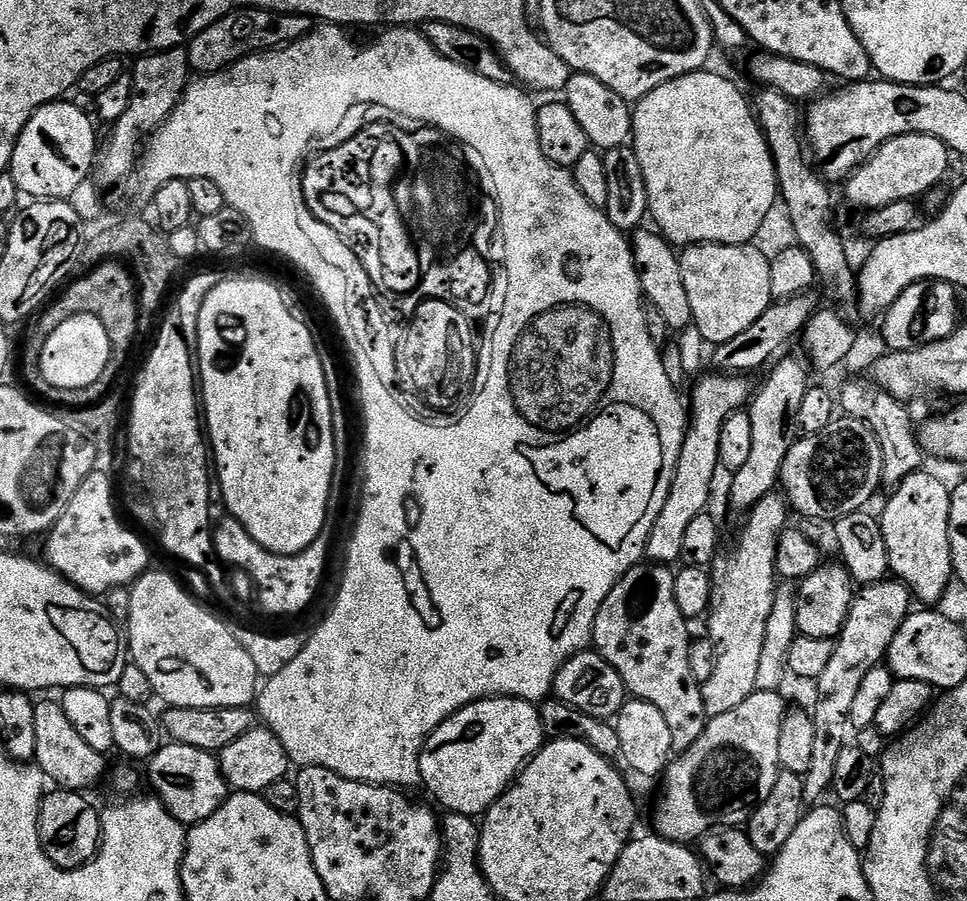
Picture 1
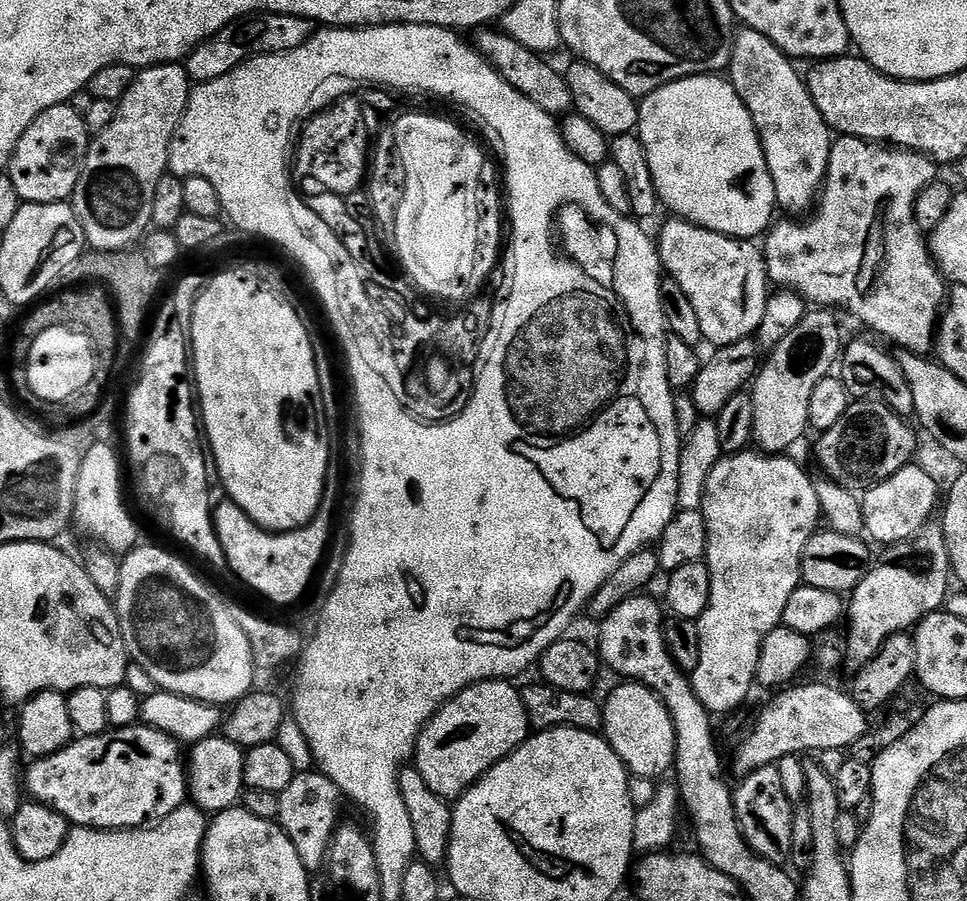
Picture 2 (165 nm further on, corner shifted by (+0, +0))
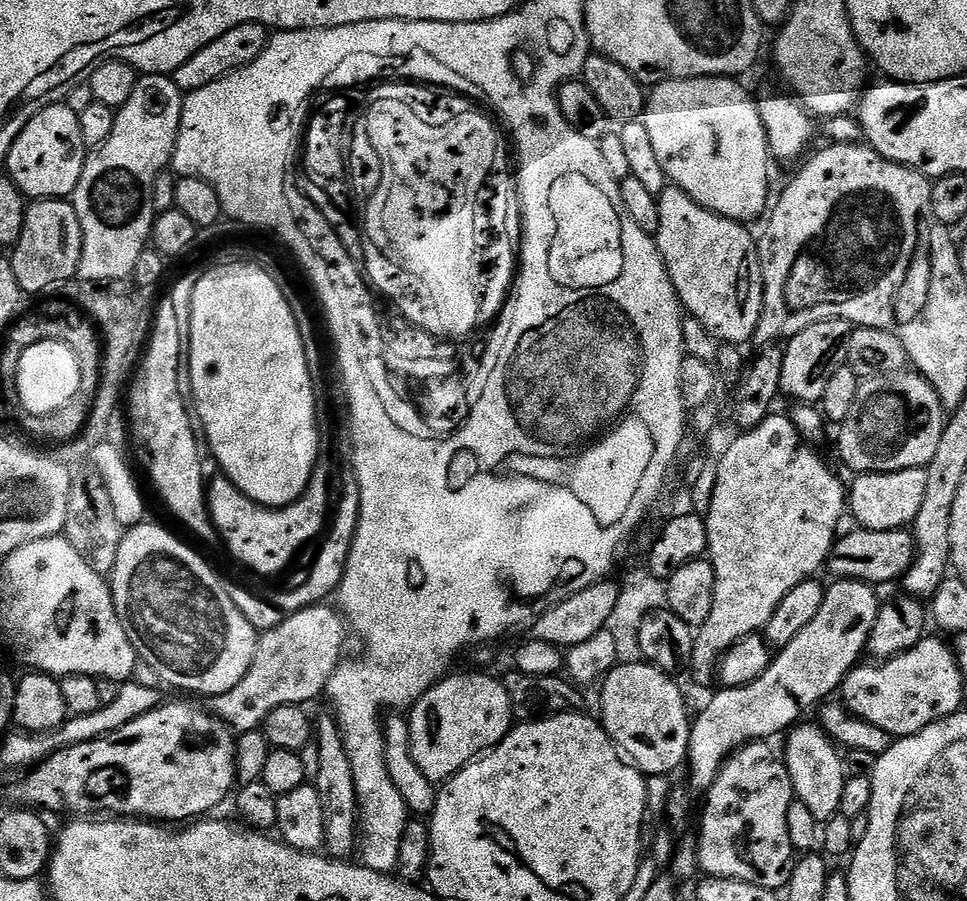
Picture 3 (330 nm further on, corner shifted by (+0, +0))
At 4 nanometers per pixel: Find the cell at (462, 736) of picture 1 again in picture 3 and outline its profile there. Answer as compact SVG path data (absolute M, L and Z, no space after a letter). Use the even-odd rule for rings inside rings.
M480 670L472 671L476 672L464 672L461 676L449 674L443 680L439 680L418 703L412 705L407 717L414 762L418 762L418 770L422 770L422 774L426 774L426 778L430 778L437 786L443 785L444 781L458 774L467 764L484 753L497 748L514 727L514 705L503 679L495 680L492 676L483 676L480 673L483 671Z

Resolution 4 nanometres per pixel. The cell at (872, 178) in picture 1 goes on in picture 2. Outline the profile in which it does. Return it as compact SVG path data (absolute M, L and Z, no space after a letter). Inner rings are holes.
M840 136L833 139L829 154L828 173L824 179L824 187L818 197L818 207L807 217L809 220L805 224L799 224L796 221L799 219L796 218L784 218L788 220L782 221L781 224L779 222L773 223L763 241L765 244L762 244L762 251L764 253L764 264L768 268L769 281L777 289L796 292L809 305L823 306L828 310L845 308L850 315L857 316L870 331L877 332L878 335L885 336L888 340L893 340L897 344L895 346L897 349L917 354L931 353L934 348L934 337L942 309L946 303L946 281L940 269L937 268L935 260L932 259L929 241L926 239L925 233L920 231L916 221L916 200L920 197L920 193L923 192L926 185L937 179L936 171L938 171L936 161L928 156L923 156L921 152L901 150L895 146L885 146L879 142L863 140L857 136Z

